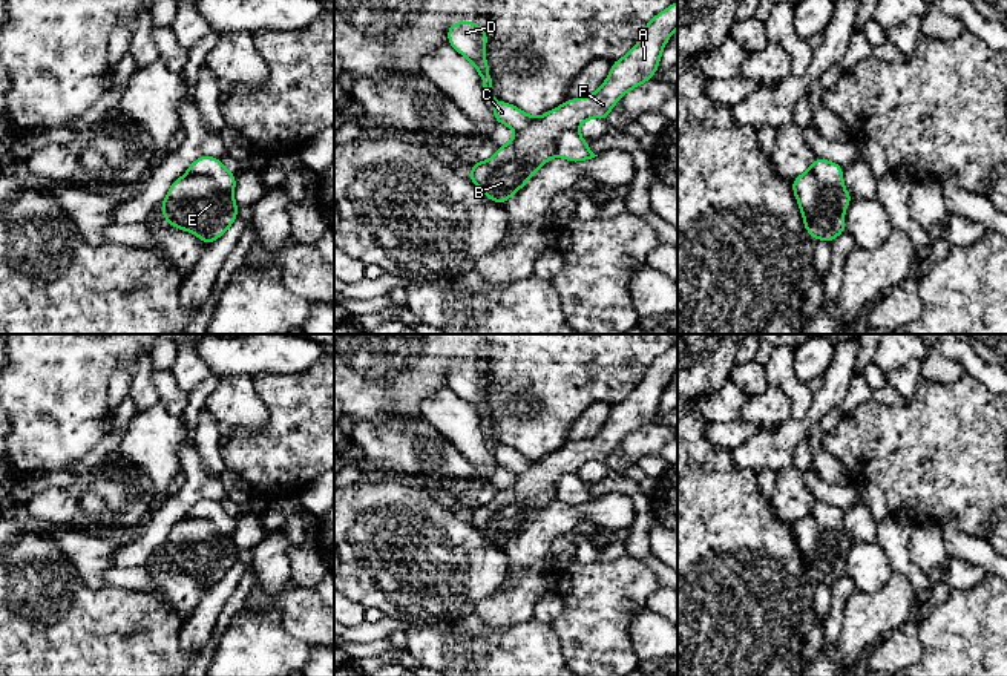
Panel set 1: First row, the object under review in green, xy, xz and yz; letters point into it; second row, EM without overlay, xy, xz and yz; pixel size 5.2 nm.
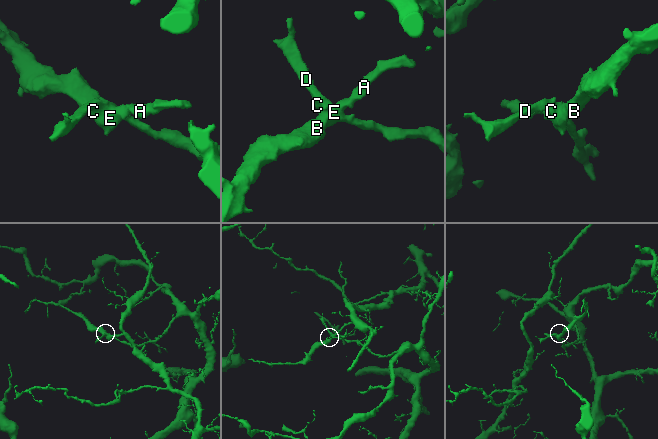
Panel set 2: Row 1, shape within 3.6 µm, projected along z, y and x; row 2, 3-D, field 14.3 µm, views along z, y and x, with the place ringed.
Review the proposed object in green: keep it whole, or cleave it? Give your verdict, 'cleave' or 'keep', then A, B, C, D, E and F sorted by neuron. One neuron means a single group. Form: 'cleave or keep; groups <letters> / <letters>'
cleave; groups A B E F / C D

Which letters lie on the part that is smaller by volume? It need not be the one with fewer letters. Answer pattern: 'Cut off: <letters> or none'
Cut off: A, B, E, F

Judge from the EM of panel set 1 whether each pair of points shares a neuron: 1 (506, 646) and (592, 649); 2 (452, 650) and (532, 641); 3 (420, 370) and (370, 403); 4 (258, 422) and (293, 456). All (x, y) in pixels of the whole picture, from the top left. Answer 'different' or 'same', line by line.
1: different
2: same
3: same
4: different

